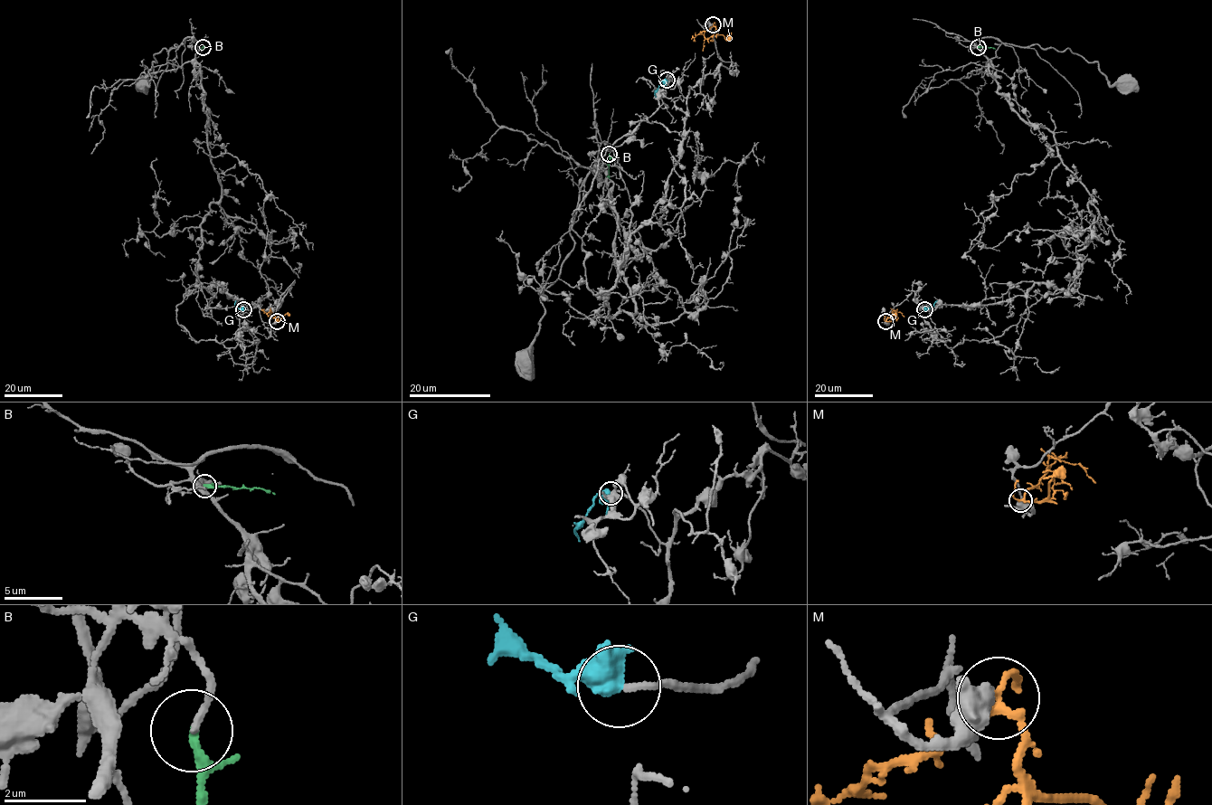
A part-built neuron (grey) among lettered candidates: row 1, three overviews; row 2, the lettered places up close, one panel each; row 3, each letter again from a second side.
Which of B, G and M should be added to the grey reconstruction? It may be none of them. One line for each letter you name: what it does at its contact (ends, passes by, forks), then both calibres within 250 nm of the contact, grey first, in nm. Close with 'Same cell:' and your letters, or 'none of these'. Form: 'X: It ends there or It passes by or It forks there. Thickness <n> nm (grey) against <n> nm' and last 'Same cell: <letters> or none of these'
G: It forks there. Thickness 170 nm (grey) against 400 nm
Same cell: G

